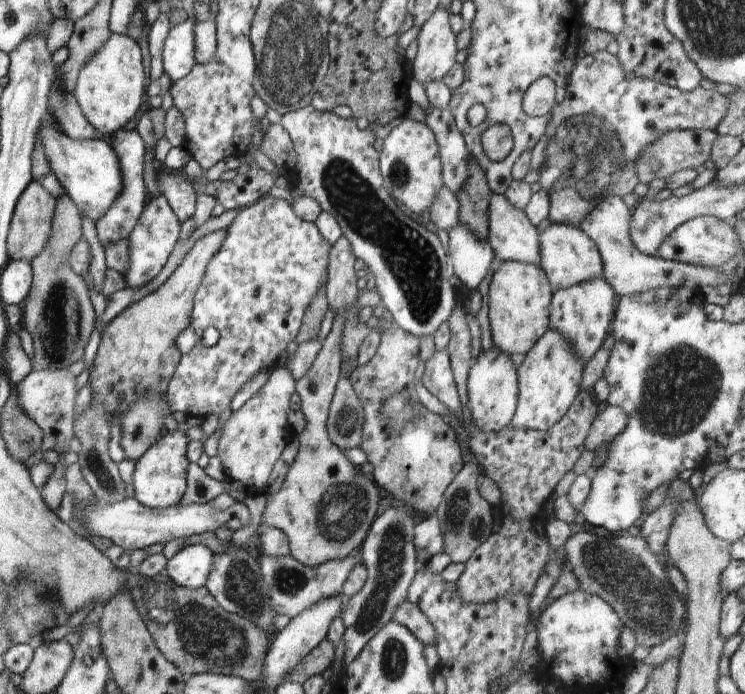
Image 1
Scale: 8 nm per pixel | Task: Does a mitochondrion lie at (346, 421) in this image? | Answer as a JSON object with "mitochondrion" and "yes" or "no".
{"mitochondrion":"yes"}

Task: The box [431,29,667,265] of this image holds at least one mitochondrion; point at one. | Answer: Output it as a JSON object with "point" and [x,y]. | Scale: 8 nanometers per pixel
{"point":[585,154]}

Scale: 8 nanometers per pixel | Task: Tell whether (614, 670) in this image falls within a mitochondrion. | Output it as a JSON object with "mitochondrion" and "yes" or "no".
{"mitochondrion":"no"}

